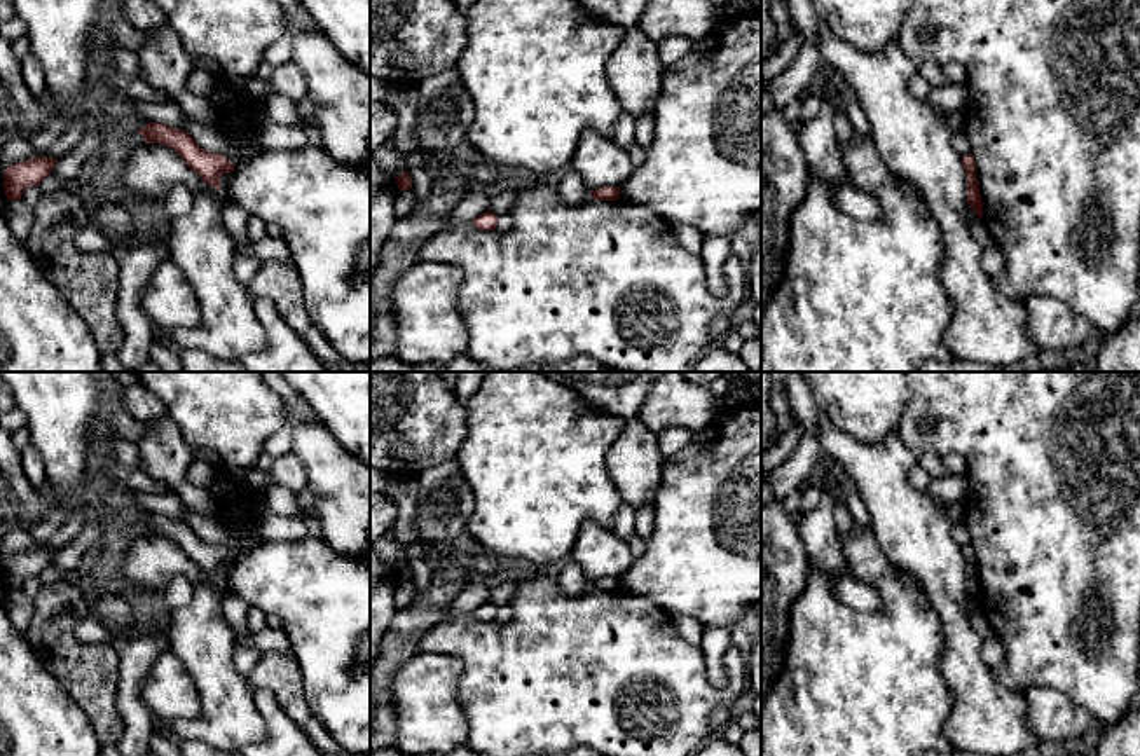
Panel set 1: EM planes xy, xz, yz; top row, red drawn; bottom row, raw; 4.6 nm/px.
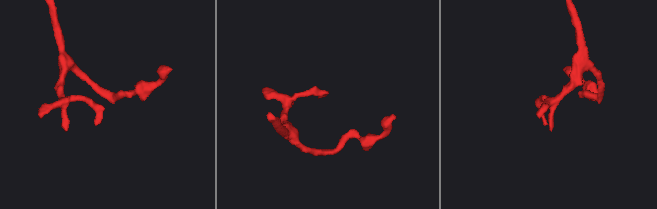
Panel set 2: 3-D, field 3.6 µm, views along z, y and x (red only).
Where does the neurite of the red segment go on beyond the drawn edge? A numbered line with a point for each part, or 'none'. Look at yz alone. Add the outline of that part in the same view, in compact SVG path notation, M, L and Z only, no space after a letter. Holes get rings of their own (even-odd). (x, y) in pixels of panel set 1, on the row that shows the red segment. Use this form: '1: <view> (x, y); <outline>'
none

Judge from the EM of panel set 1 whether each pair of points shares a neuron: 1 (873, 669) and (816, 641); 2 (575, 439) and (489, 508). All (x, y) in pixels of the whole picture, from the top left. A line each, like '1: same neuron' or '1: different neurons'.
1: same neuron
2: same neuron

